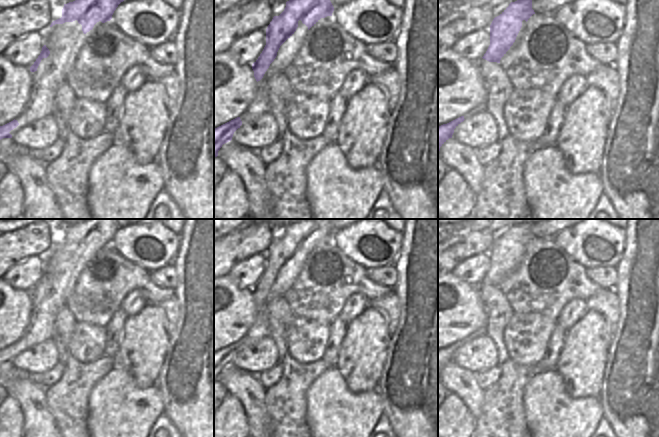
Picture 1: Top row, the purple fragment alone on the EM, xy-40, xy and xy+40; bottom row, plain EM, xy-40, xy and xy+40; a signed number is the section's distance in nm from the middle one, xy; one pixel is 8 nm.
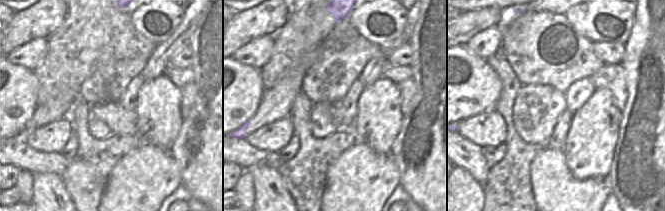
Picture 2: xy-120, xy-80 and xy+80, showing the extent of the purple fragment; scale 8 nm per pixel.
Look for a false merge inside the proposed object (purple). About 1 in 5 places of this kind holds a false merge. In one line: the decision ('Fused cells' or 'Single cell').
Single cell

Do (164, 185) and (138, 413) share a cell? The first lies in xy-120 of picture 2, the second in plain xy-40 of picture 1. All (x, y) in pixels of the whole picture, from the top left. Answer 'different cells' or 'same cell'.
same cell

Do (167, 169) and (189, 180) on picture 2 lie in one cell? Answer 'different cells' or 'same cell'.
different cells

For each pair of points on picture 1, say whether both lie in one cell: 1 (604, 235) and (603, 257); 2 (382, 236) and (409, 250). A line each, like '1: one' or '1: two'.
1: one
2: two

